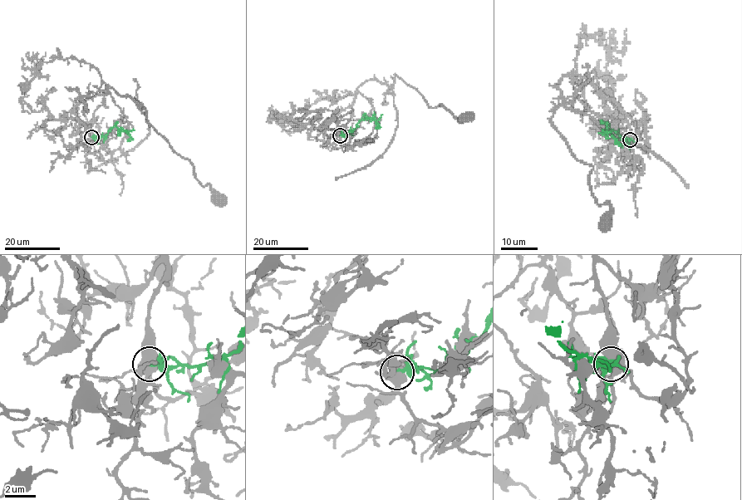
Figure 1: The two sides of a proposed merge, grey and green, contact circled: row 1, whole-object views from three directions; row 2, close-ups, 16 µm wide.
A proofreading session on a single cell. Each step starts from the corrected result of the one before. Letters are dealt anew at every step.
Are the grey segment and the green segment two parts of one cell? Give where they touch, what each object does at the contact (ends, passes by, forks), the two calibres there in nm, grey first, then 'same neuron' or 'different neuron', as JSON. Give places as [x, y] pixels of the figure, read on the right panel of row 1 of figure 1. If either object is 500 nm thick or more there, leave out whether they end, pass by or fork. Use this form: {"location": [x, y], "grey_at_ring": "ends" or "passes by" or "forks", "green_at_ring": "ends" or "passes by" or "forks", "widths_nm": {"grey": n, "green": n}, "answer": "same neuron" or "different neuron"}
{"location": [630, 139], "grey_at_ring": "forks", "green_at_ring": "ends", "widths_nm": {"grey": 480, "green": 360}, "answer": "different neuron"}

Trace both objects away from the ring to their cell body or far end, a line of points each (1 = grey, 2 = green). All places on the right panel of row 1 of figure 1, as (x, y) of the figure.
1: (630, 139), (626, 114), (585, 78), (556, 85), (552, 124), (593, 168), (607, 220)
2: (630, 139), (621, 137), (609, 126), (606, 130), (620, 146)

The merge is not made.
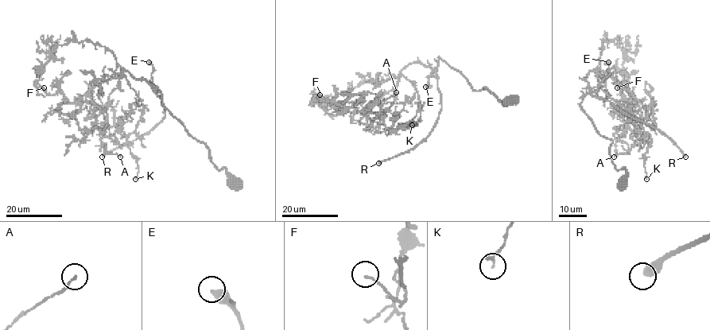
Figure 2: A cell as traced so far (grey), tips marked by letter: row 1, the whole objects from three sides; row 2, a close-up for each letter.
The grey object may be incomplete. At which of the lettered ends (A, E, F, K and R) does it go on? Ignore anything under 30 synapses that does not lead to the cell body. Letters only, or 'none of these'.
R

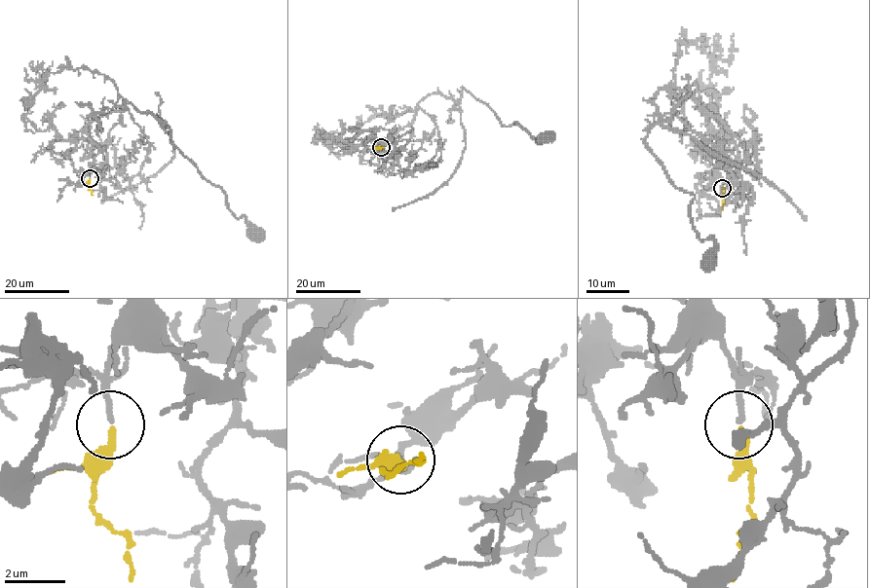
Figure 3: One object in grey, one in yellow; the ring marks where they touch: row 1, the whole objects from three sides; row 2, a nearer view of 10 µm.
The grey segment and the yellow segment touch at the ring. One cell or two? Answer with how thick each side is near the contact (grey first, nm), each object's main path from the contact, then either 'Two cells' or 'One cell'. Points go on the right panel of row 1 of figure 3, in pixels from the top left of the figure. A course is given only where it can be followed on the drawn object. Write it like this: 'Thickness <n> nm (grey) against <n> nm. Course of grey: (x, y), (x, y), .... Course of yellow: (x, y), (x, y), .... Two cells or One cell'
Thickness 180 nm (grey) against 220 nm. Course of grey: (723, 187), (703, 151), (718, 116), (660, 90), (646, 145), (695, 197), (690, 218), (714, 240), (711, 258). Course of yellow: (723, 189), (722, 210). One cell

